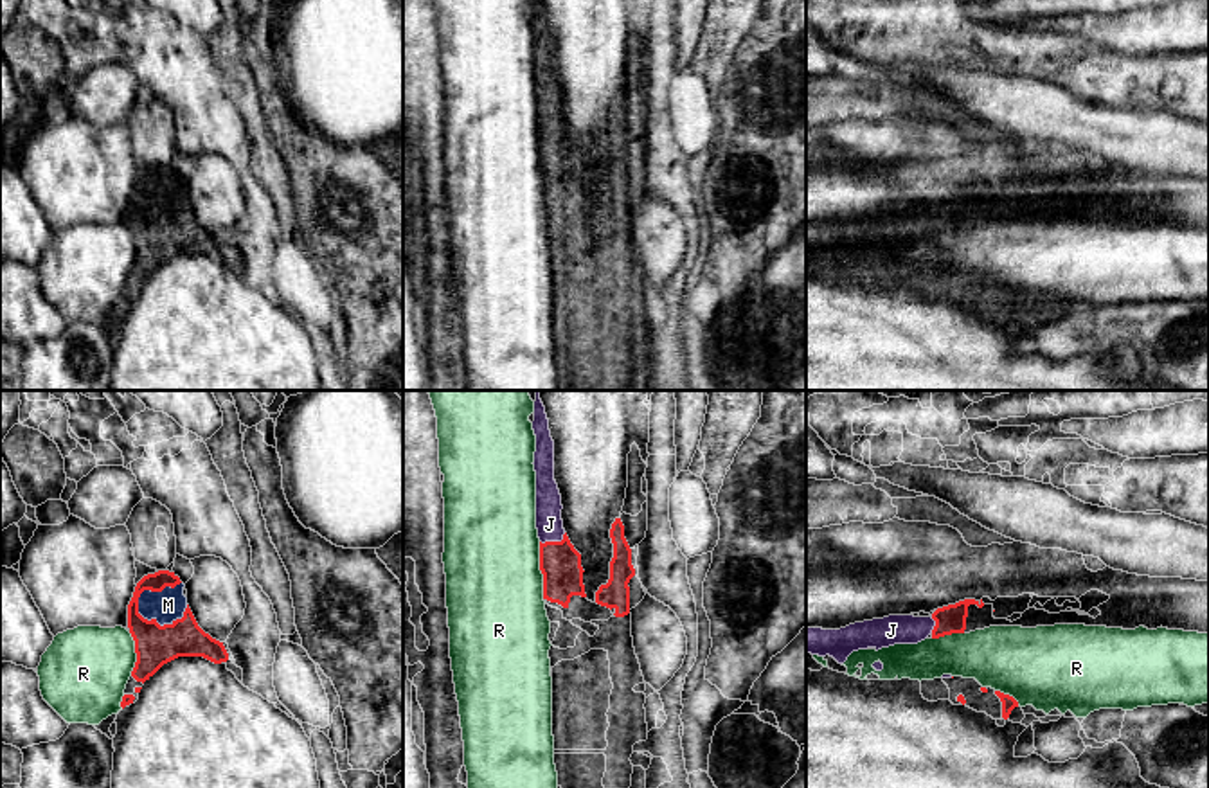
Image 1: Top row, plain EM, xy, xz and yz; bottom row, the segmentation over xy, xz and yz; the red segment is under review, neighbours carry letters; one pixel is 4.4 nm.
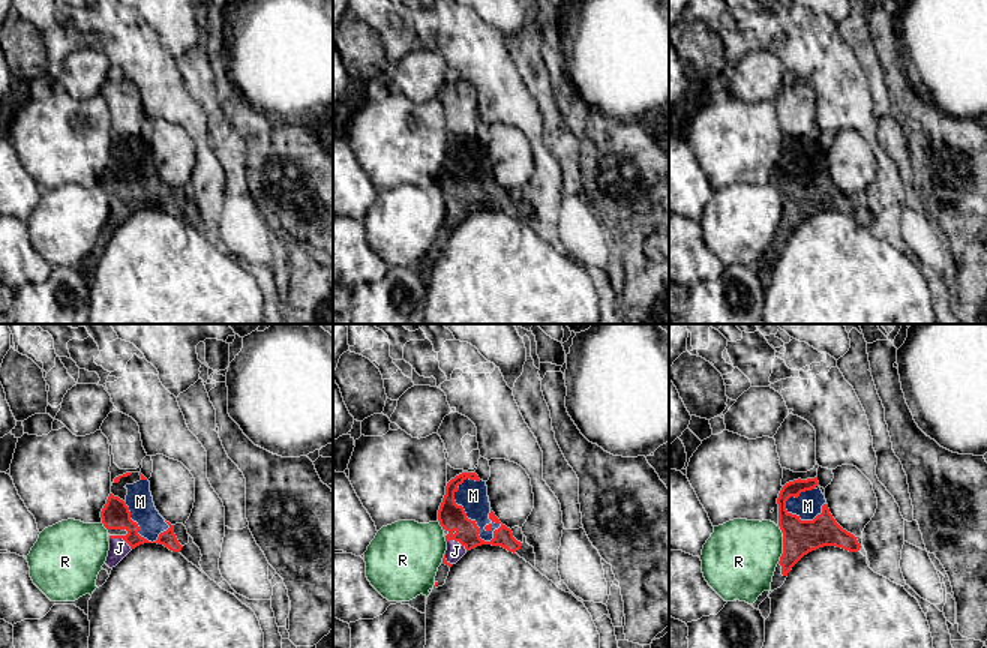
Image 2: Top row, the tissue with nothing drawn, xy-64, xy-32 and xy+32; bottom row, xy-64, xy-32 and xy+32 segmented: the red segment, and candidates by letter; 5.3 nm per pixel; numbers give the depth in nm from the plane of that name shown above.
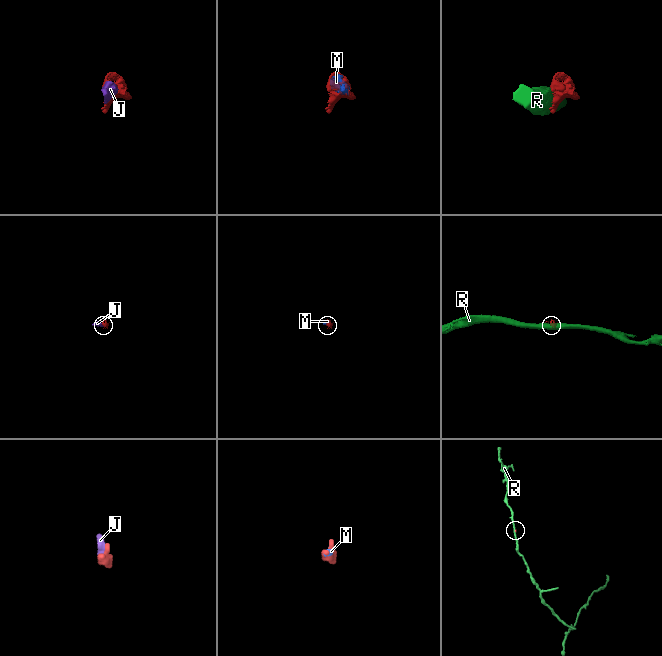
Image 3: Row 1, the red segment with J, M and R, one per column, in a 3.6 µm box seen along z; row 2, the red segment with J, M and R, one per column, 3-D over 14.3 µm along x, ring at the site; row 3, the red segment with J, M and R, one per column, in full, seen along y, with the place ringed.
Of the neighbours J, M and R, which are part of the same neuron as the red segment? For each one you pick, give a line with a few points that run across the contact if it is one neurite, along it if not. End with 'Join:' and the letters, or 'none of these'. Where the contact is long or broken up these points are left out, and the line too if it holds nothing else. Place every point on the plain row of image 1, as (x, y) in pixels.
Join: J, M

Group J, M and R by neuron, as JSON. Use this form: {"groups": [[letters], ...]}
{"groups": [["J", "M"], ["R"]]}

